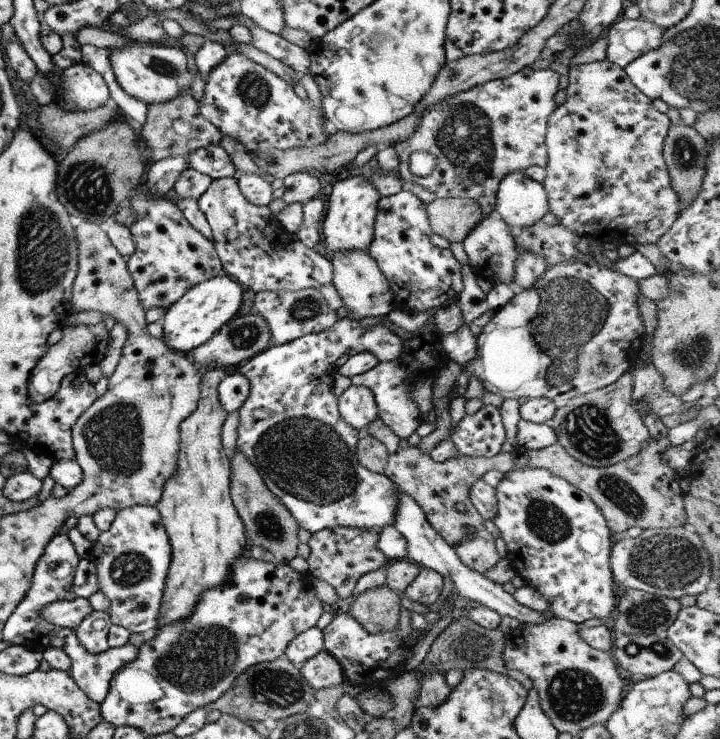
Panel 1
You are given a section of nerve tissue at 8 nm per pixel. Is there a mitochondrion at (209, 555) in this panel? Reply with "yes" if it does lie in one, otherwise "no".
no

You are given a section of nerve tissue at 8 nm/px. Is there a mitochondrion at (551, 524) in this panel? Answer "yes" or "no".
yes

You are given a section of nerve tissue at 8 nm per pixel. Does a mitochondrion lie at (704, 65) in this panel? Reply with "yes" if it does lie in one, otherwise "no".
yes

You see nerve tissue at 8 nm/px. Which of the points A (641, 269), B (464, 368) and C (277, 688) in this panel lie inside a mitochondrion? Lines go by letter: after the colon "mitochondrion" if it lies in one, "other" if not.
A: other
B: other
C: mitochondrion

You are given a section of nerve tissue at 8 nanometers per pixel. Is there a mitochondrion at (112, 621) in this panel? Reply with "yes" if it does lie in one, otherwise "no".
no

